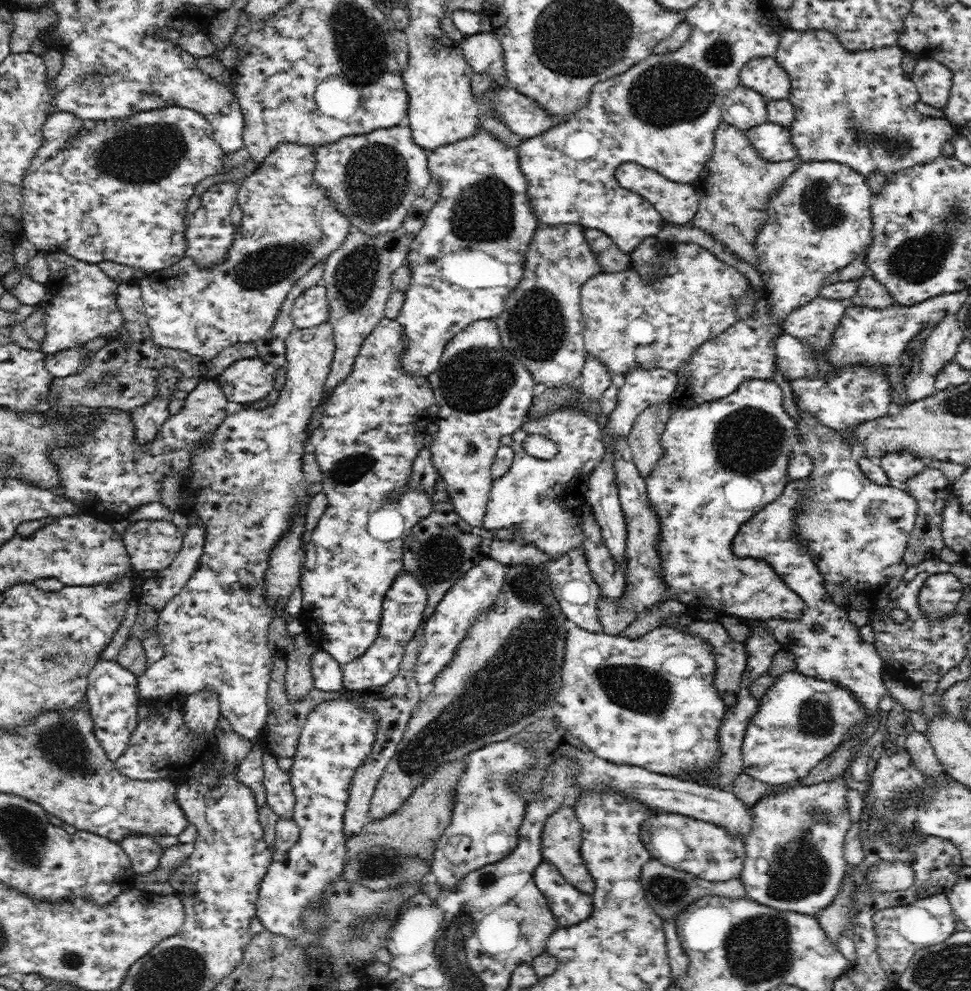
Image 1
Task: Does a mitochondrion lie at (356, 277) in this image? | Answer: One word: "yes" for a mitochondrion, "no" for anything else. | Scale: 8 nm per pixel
yes

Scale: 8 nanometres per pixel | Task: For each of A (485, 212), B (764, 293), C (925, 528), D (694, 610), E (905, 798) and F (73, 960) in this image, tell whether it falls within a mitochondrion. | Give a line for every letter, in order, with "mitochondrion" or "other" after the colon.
A: mitochondrion
B: other
C: other
D: other
E: mitochondrion
F: mitochondrion

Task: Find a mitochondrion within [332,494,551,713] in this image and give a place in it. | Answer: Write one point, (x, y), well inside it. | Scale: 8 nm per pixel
(435, 566)

